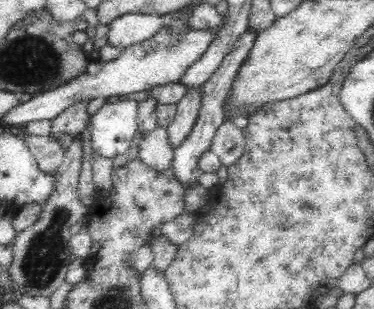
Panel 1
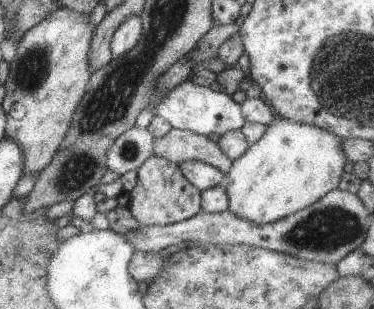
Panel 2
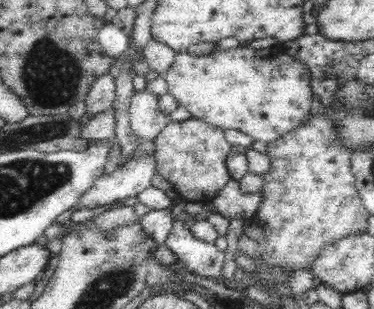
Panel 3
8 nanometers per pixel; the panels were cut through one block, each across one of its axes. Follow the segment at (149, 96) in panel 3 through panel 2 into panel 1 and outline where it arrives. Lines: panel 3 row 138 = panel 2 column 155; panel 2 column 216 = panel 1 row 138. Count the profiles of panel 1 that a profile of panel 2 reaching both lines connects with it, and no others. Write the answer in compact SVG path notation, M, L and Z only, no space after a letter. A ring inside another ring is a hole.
M154 128L144 134L138 146L138 160L142 160L152 170L166 170L172 166L174 150L168 144L168 130Z

